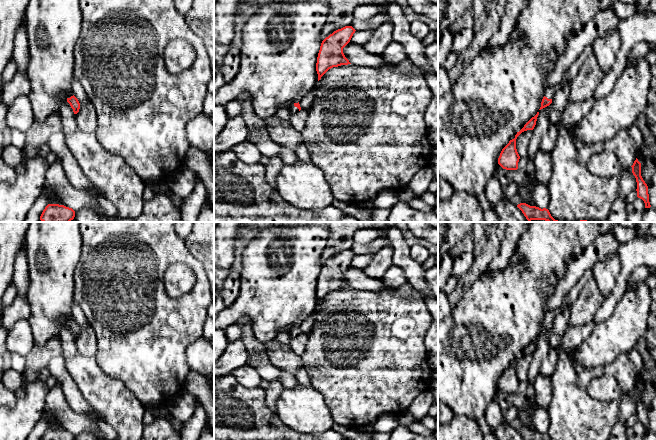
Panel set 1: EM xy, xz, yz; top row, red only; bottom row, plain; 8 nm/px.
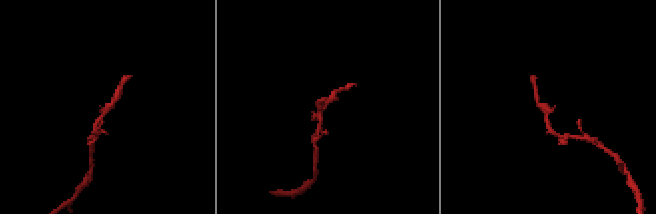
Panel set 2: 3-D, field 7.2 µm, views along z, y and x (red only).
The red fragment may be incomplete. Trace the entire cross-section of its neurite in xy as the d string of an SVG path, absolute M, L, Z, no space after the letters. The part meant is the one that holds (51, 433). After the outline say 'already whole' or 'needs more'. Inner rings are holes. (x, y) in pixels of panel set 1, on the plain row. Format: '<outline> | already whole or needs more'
M48 428L41 440L75 440L75 435L64 429Z | already whole

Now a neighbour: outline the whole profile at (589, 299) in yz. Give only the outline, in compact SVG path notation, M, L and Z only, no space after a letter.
M595 277L590 278L579 291L577 299L570 306L569 328L584 326L592 321L596 310L606 298L600 292Z

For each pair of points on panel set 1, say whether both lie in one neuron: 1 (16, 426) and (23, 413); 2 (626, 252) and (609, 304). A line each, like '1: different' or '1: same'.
1: same
2: same

